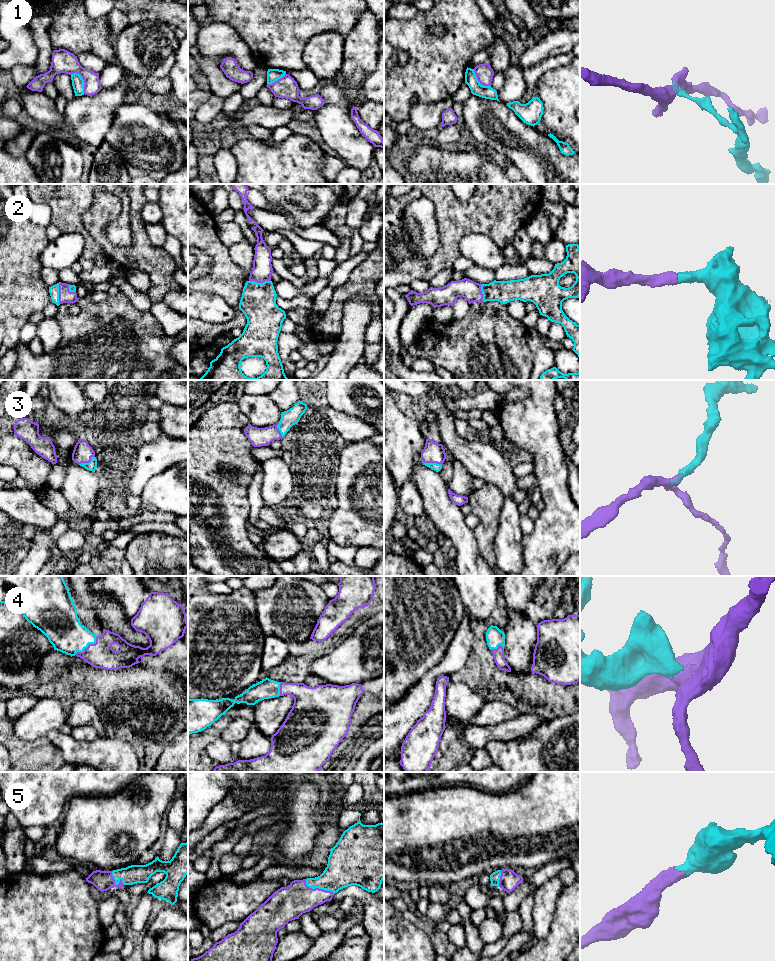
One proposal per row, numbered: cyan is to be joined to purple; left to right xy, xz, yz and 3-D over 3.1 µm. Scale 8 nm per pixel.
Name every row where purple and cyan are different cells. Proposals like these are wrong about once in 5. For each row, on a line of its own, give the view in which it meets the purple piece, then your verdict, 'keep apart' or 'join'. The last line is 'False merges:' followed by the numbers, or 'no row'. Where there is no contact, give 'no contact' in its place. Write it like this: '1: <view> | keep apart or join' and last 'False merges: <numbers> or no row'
1: xy | keep apart
2: xy | join
3: yz | join
4: xy | join
5: xz | join
False merges: 1

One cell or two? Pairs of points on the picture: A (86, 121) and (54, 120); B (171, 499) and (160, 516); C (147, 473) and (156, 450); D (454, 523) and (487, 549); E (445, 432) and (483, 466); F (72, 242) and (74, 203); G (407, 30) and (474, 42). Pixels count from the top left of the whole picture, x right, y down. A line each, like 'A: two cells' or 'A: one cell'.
A: two cells
B: two cells
C: one cell
D: two cells
E: one cell
F: two cells
G: one cell

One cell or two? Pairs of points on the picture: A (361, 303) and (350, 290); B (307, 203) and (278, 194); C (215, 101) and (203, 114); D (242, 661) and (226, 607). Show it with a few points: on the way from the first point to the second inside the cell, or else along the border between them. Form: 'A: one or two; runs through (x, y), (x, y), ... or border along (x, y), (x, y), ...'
A: two; border along (372, 302), (355, 295), (345, 303), (342, 316)
B: two; border along (289, 198), (304, 209), (312, 207)
C: one; runs through (213, 104), (206, 111)
D: one; runs through (229, 648), (226, 645), (226, 620)

